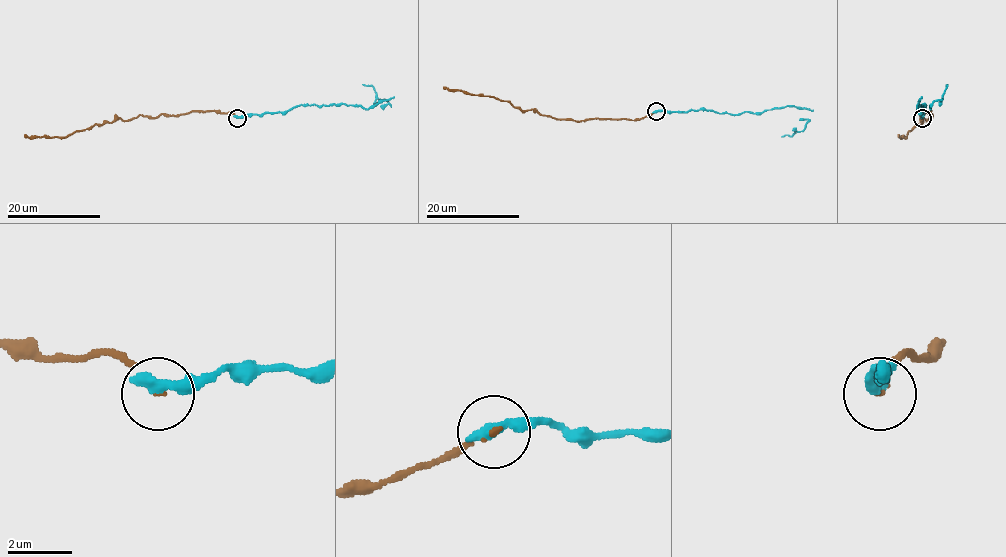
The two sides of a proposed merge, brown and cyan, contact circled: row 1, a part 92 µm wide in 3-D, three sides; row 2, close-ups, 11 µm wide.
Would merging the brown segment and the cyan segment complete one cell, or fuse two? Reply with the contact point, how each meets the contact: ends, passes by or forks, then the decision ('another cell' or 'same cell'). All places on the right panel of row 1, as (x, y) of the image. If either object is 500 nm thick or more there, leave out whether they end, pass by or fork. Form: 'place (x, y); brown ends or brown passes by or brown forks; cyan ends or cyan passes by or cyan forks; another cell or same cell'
place (922, 118); brown ends; cyan ends; same cell

